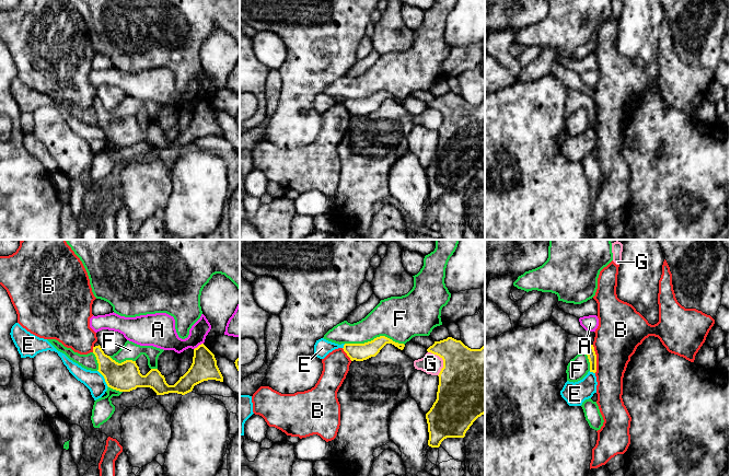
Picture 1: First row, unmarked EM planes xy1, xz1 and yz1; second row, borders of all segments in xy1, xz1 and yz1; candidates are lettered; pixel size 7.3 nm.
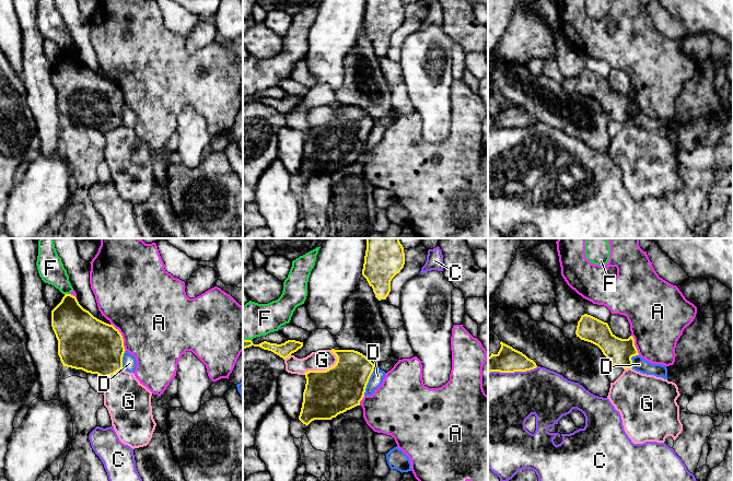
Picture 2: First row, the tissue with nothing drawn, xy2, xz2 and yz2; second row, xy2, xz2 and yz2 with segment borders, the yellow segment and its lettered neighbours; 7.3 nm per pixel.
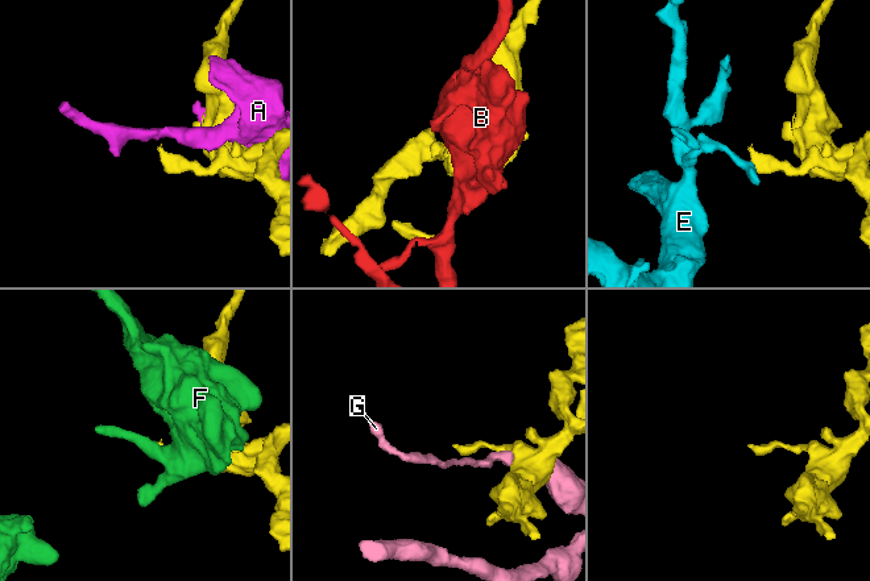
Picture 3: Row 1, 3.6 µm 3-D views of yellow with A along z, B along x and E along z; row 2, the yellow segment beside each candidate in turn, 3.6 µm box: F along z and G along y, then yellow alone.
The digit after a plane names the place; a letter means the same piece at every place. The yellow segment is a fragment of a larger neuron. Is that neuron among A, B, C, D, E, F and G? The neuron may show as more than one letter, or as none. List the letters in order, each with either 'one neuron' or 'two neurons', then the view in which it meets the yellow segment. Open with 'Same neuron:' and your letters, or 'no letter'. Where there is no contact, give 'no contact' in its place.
Same neuron: no letter
A: two neurons | xy2
B: two neurons | yz1
C: two neurons | yz2
D: two neurons | xz2
E: two neurons | xy1
F: two neurons | xz1
G: two neurons | xz2

